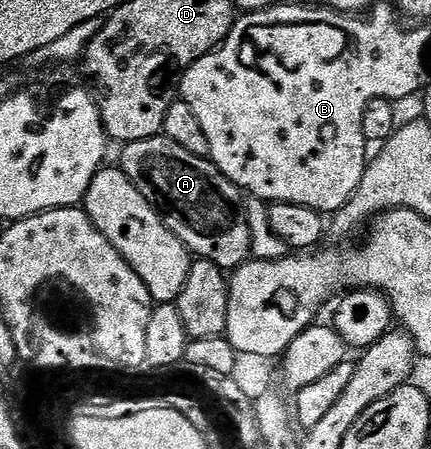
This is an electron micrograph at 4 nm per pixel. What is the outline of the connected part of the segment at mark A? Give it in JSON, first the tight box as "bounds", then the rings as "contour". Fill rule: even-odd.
{"bounds":[121,136,251,272],"contour":[[[165,136],[128,142],[121,150],[122,173],[126,174],[130,183],[150,201],[150,205],[162,217],[163,224],[186,245],[191,255],[215,262],[221,270],[227,272],[233,272],[246,263],[251,252],[244,192],[236,183],[228,180],[228,176],[224,176],[209,158],[192,156],[192,152],[180,148],[176,140]]]}

